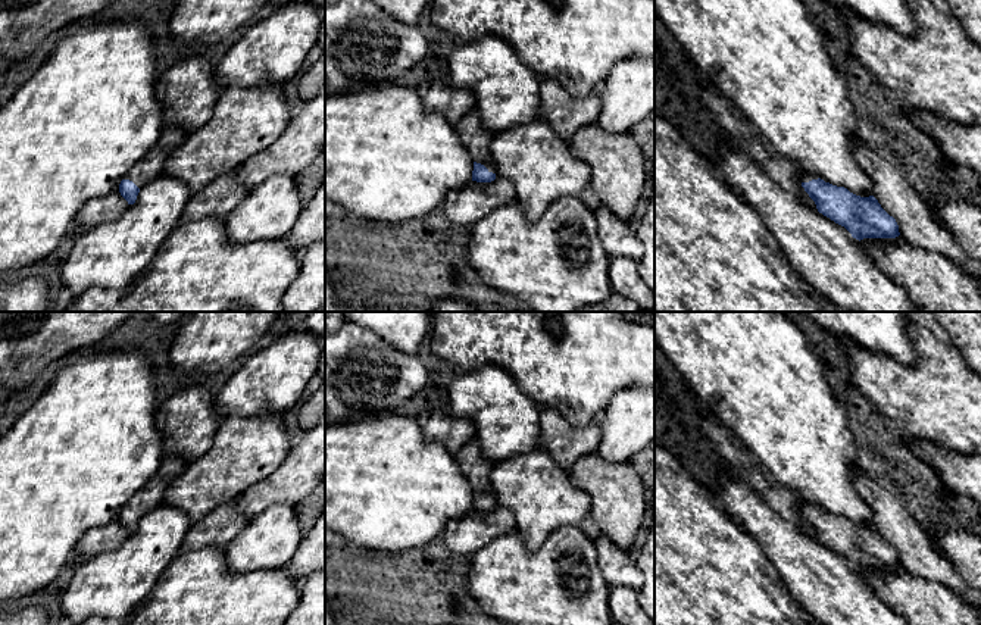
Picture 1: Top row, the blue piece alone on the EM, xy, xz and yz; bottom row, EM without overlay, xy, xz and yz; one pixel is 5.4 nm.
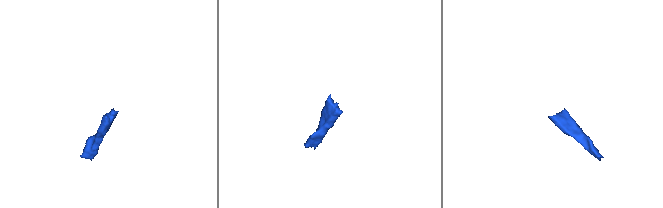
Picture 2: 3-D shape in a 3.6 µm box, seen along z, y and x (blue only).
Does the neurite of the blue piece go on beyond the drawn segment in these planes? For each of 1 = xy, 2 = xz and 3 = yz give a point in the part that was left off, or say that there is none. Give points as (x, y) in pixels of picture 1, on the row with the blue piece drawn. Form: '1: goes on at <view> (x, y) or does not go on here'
1: goes on at xy (150, 166)
2: goes on at xz (475, 137)
3: goes on at yz (805, 177)

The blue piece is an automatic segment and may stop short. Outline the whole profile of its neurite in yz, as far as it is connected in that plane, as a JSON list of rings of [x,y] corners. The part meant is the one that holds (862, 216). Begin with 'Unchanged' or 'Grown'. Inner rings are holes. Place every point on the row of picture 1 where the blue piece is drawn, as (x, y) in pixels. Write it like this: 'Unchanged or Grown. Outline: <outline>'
Grown. Outline: [[[796,166],[802,187],[824,216],[844,226],[853,238],[896,238],[899,225],[874,196],[860,197],[844,187],[825,182]]]

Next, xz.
Grown. Outline: [[[474,109],[454,124],[463,147],[474,160],[472,181],[491,182],[496,179],[496,165],[491,159],[490,146],[494,135],[482,125]]]

